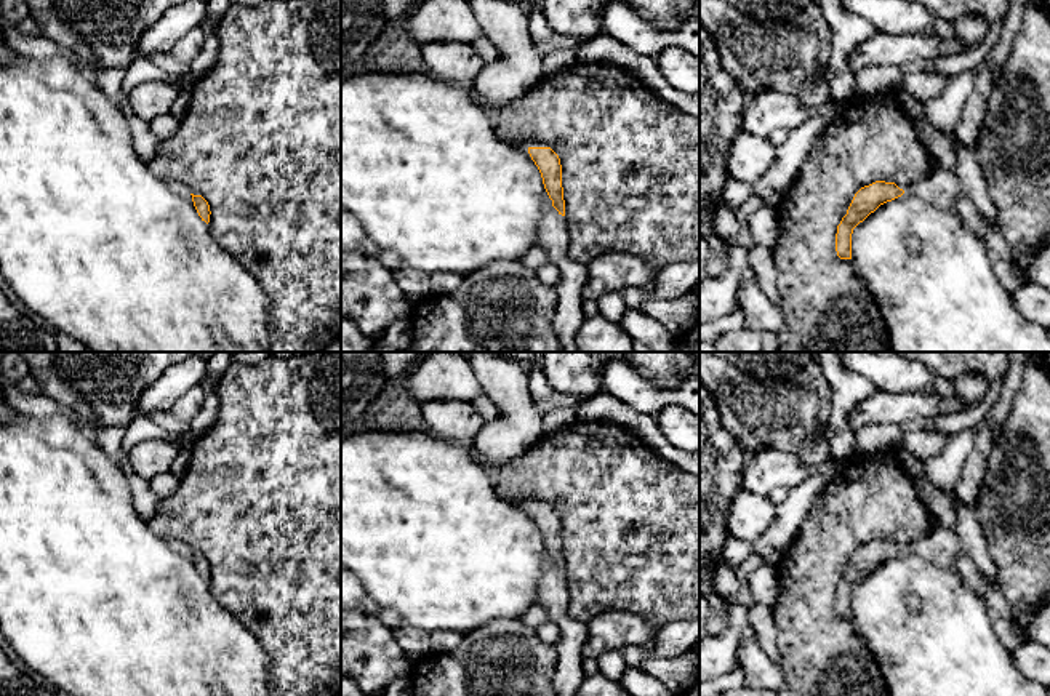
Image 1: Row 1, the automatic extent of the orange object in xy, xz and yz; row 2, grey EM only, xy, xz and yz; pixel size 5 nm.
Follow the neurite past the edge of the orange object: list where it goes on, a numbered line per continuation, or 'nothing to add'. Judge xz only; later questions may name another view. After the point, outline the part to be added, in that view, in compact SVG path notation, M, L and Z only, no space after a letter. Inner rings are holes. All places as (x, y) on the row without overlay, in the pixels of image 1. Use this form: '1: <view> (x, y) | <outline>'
1: xz (553, 594) | M554 565L539 579L536 603L546 610L549 621L560 629L560 638L554 645L559 664L552 677L552 686L557 696L576 696L586 677L581 651L589 638L587 626L568 614L567 578Z

